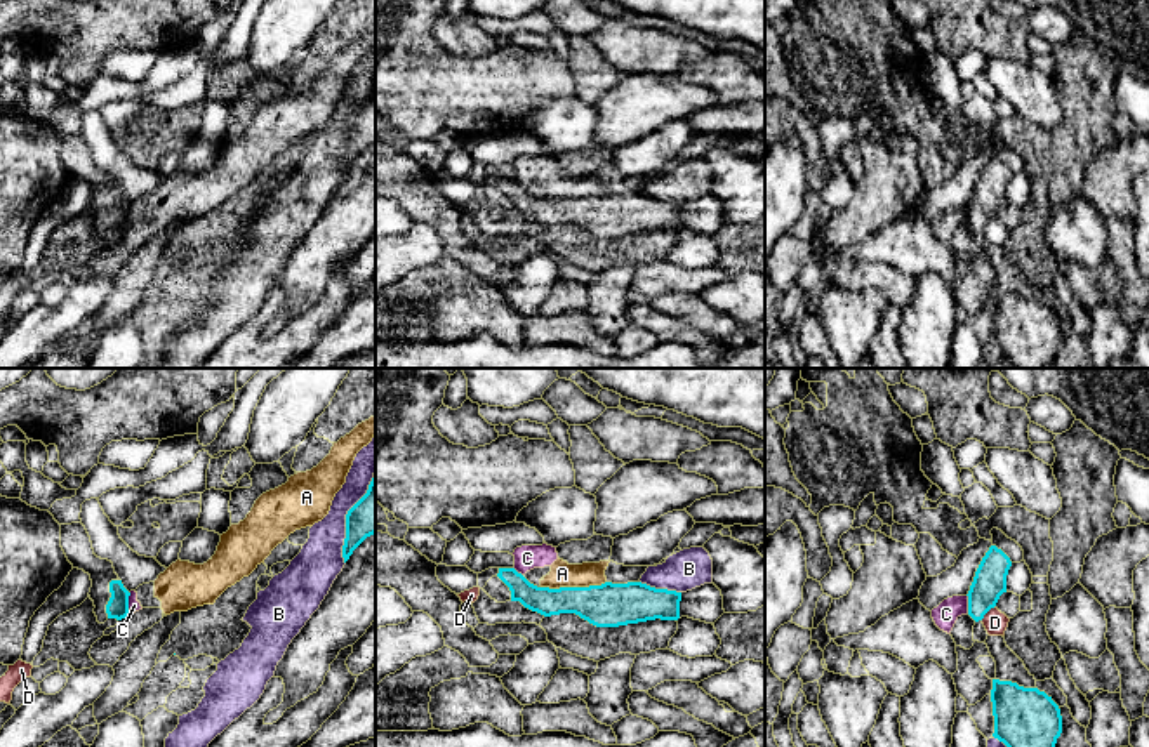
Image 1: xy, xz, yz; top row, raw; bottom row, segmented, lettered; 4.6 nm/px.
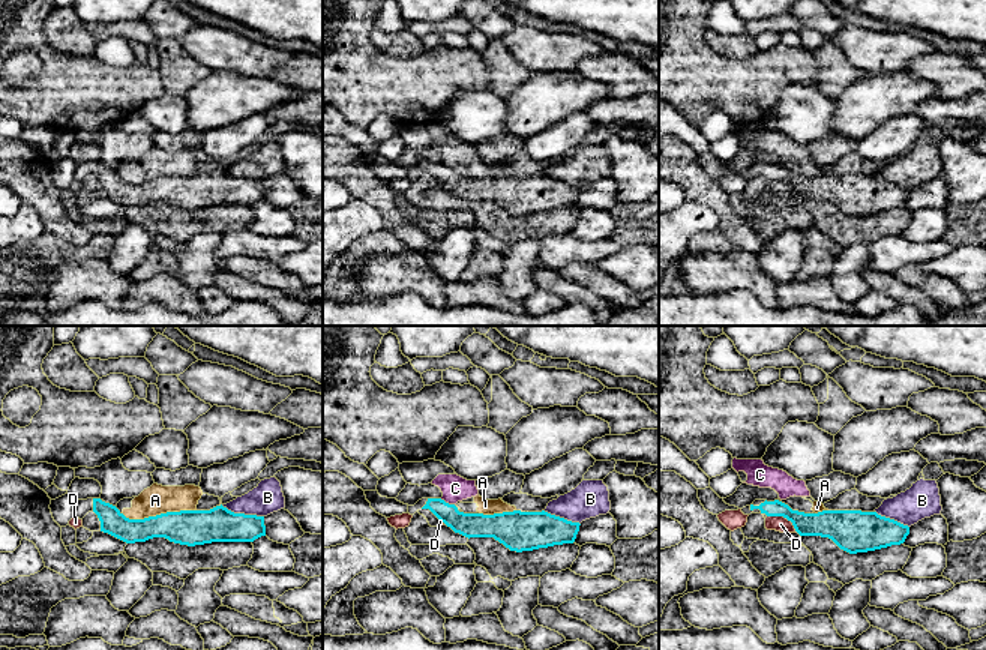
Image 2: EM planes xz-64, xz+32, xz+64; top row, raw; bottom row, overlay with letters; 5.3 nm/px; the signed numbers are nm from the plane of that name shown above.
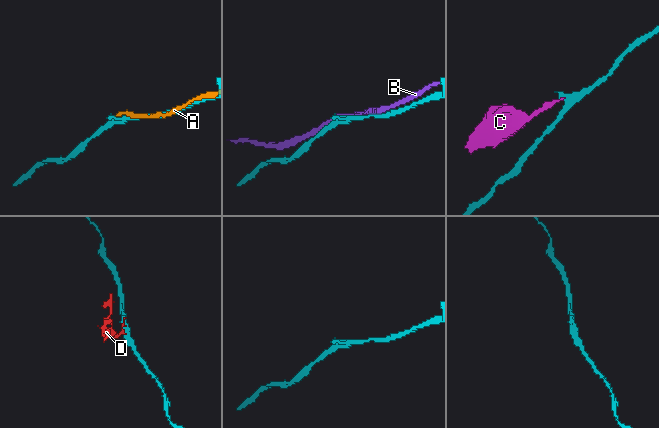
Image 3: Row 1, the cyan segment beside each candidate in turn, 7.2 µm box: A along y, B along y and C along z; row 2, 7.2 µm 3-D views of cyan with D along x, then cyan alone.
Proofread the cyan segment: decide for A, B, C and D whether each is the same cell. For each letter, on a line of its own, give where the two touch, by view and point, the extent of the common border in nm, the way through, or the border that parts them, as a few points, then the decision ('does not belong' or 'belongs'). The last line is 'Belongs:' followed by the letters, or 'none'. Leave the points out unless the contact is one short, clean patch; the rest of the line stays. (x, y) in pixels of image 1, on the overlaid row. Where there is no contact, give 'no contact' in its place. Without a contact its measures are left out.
A: contact xz (572, 588); length 300 nm; does not belong
B: contact xz (661, 589); length 200 nm; does not belong
C: contact xy (127, 603); length 100 nm; border xy (131, 593), (129, 612); does not belong
D: contact yz (988, 610); length 100 nm; does not belong
Belongs: none

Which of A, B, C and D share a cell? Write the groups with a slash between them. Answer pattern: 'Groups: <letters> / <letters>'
Groups: A C / B / D

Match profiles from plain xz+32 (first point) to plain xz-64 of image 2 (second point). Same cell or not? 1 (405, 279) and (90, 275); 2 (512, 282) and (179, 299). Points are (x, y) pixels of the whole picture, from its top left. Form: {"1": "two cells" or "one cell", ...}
{"1": "one cell", "2": "two cells"}

